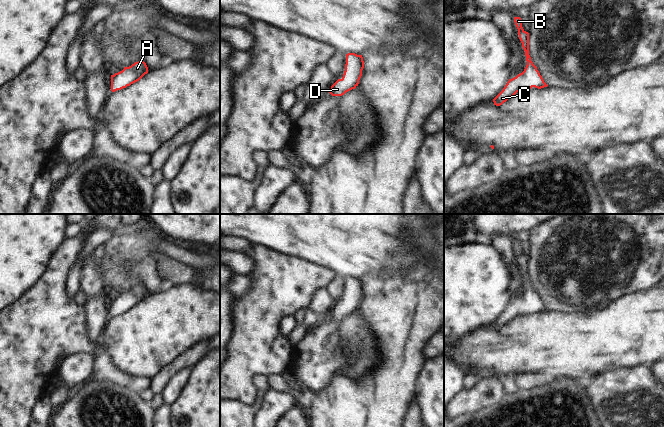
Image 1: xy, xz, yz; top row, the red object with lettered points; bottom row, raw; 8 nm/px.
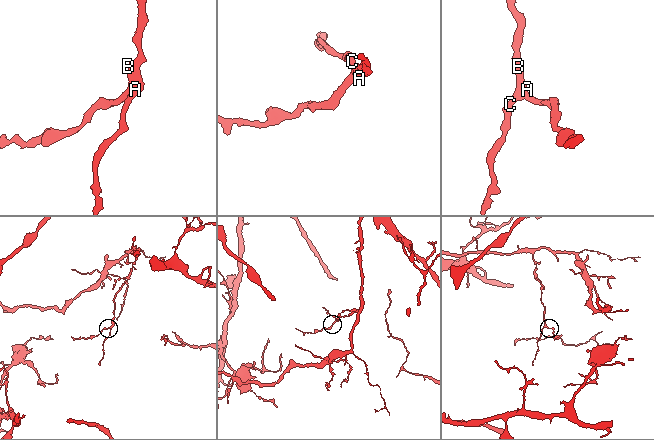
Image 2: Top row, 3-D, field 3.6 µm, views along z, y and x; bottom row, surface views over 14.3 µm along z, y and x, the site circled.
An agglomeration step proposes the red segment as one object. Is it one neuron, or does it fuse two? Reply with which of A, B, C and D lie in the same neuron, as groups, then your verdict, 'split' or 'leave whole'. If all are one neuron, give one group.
groups A B C D; leave whole

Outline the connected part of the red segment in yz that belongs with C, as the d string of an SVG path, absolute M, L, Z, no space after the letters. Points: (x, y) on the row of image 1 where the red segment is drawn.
M514 17L514 22L518 29L518 35L522 47L525 51L527 65L522 73L509 79L503 90L493 99L494 105L496 106L502 105L517 92L524 92L532 87L541 89L548 86L537 70L537 67L531 61L529 55L529 33L523 29L520 17Z

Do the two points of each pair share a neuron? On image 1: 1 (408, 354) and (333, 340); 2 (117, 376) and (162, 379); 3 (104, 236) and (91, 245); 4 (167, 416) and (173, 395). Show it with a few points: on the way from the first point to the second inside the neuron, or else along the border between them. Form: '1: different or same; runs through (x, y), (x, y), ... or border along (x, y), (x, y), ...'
1: different; border along (371, 327), (383, 354), (383, 363), (373, 371)
2: different; border along (153, 378), (153, 384), (150, 388)
3: same; runs through (101, 236), (94, 242)
4: different; border along (164, 402), (172, 406)

